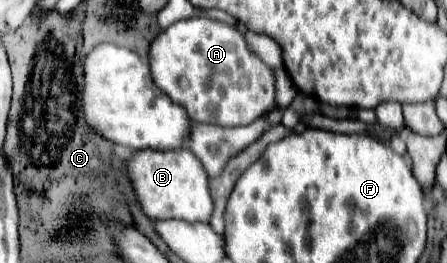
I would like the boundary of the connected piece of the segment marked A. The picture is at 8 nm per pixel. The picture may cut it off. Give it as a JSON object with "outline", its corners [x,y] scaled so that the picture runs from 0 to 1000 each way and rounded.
{"outline":[[[418,72],[396,80],[378,110],[360,118],[333,171],[333,262],[342,316],[378,361],[378,376],[405,407],[414,407],[418,437],[436,468],[477,468],[494,483],[535,483],[557,475],[575,445],[584,445],[597,414],[615,399],[615,331],[606,262],[570,217],[526,103],[508,87],[490,87],[477,72]]]}

